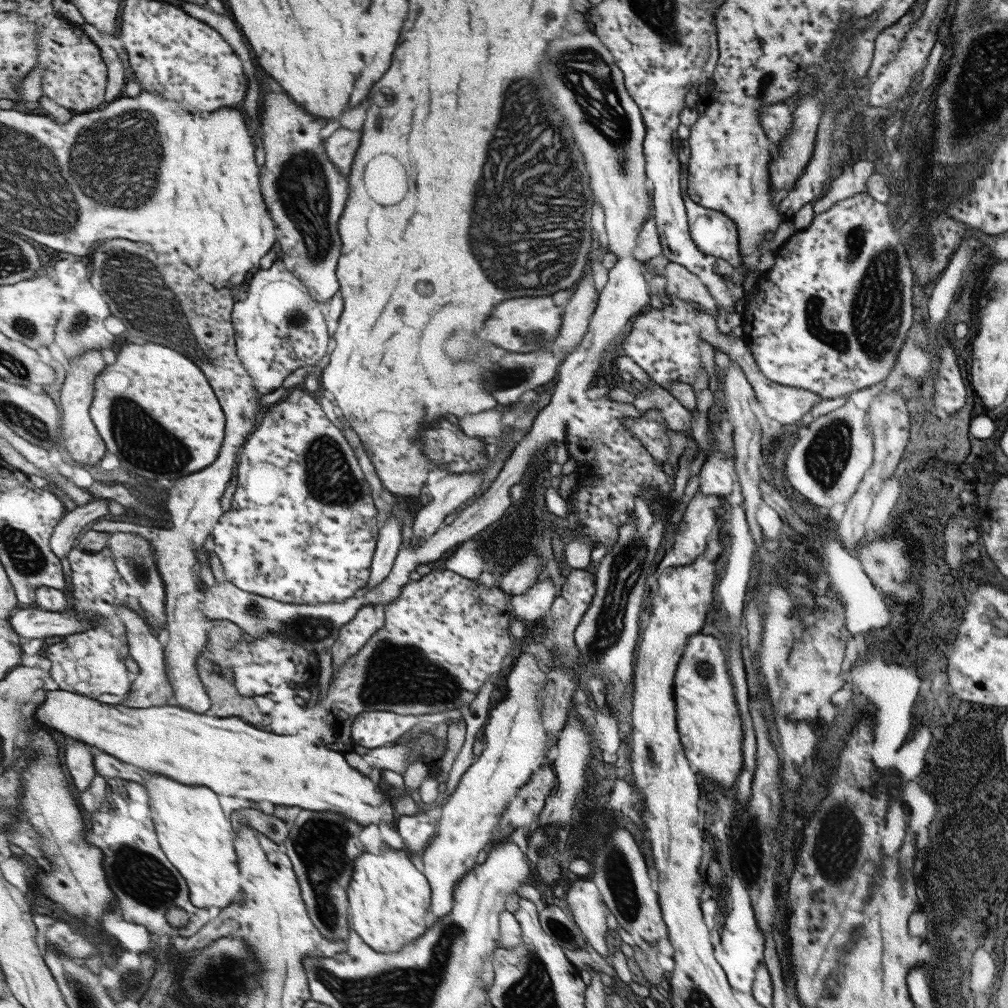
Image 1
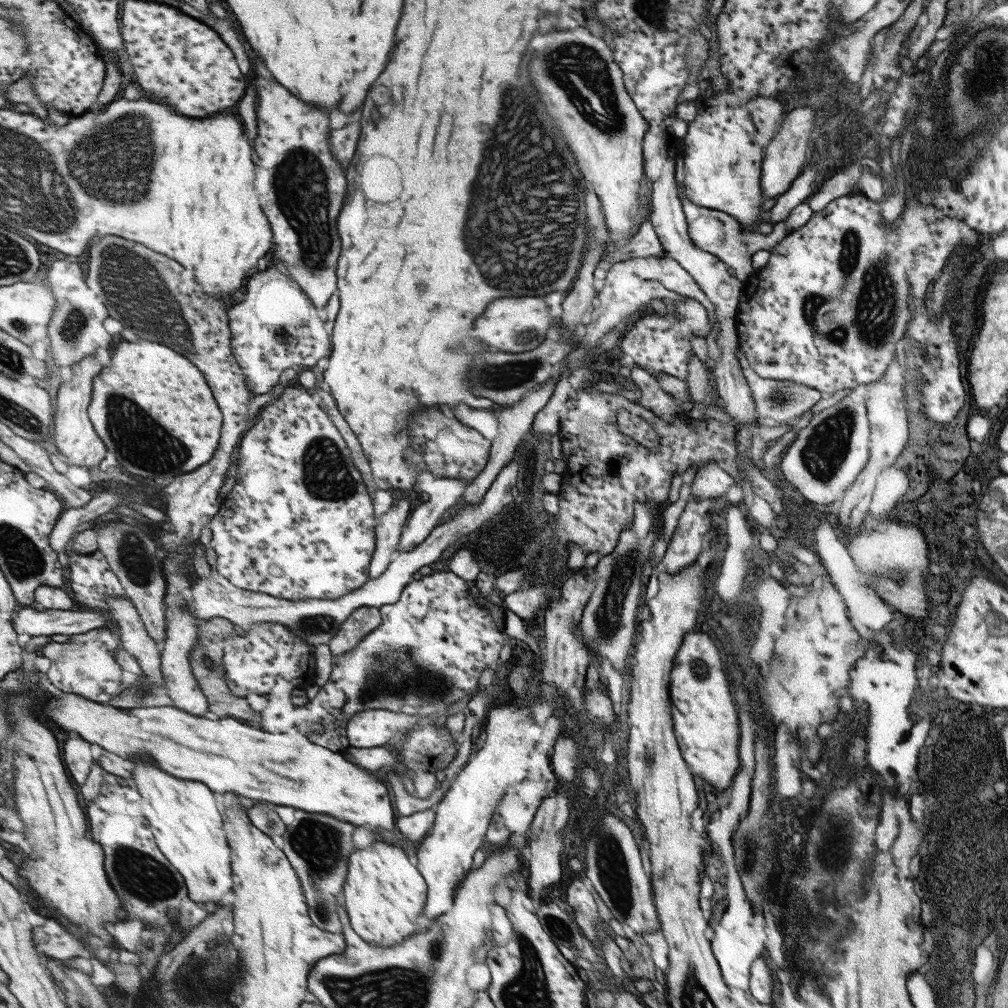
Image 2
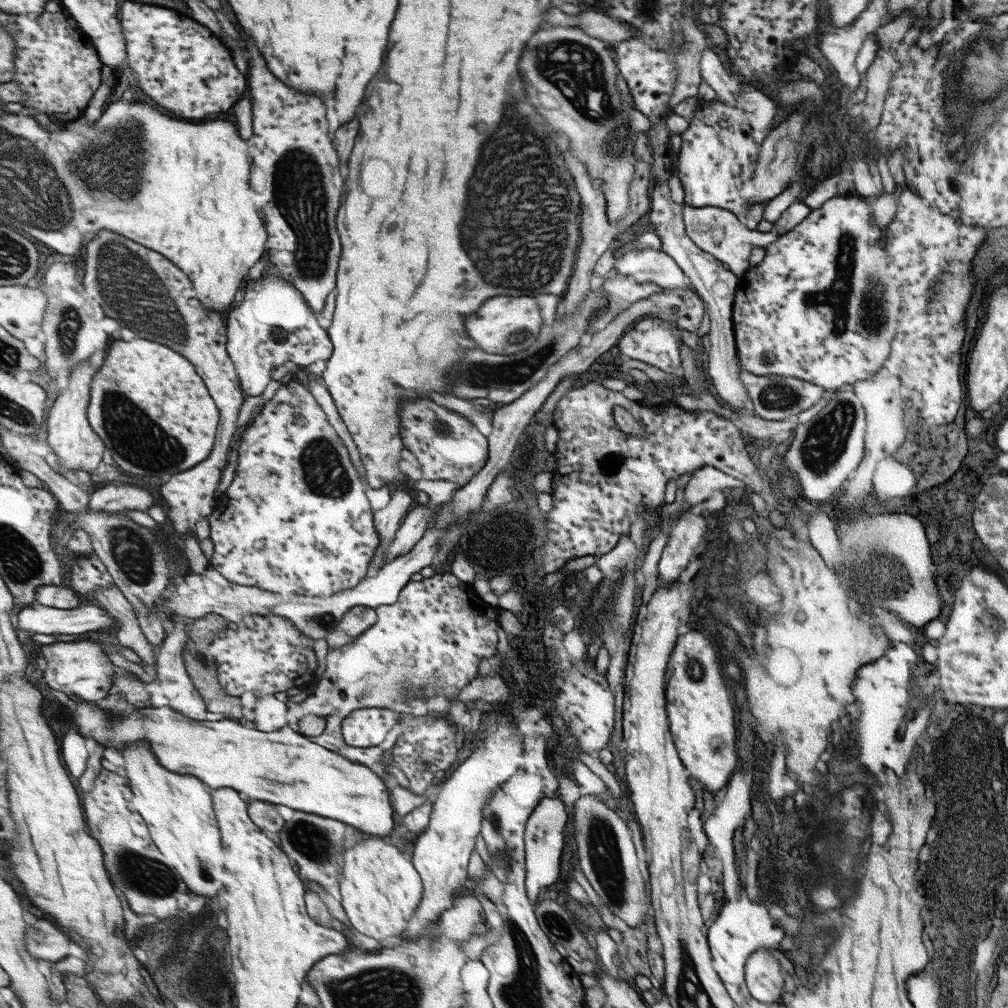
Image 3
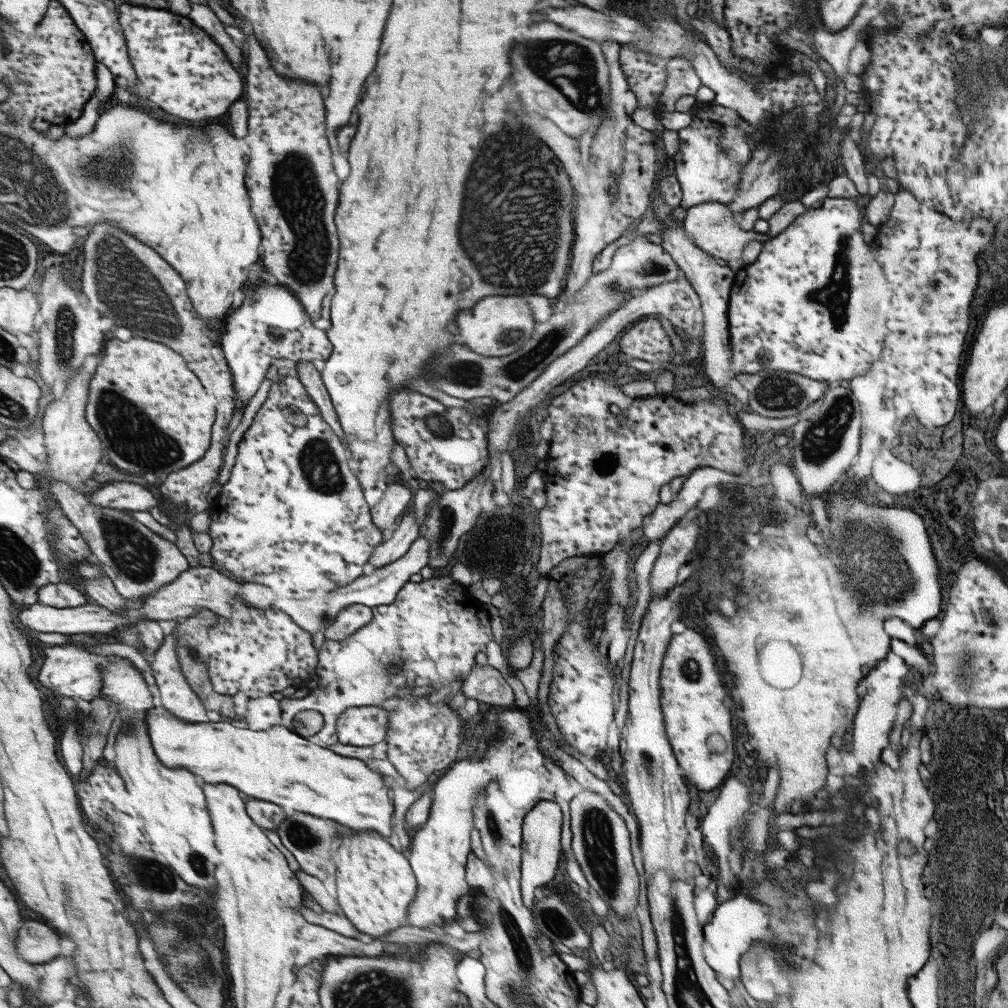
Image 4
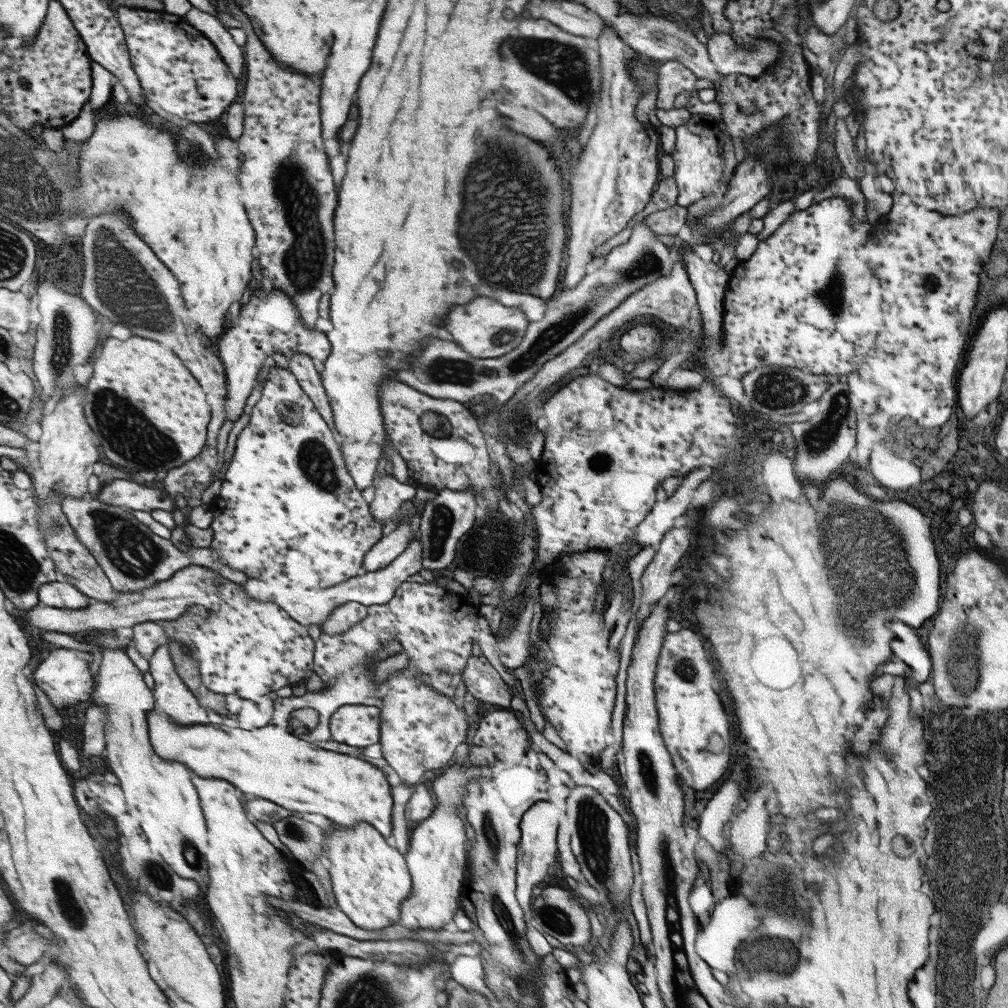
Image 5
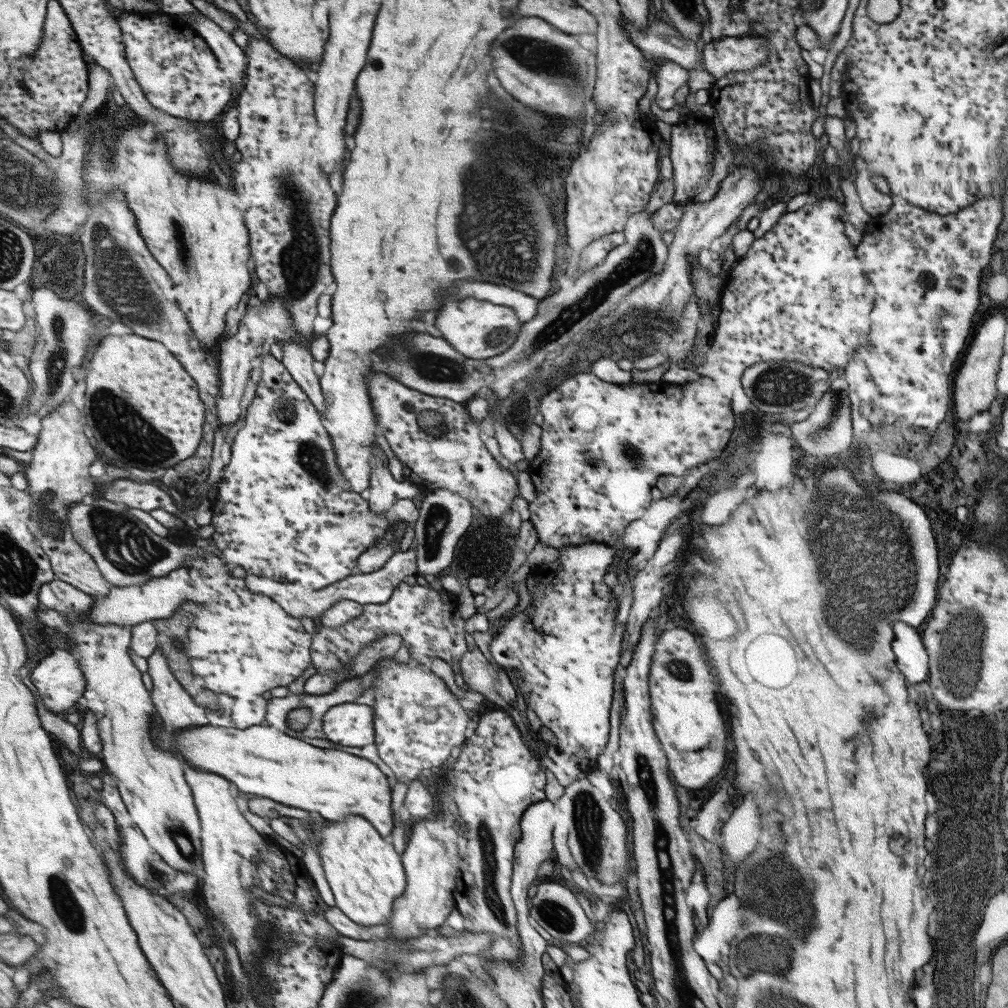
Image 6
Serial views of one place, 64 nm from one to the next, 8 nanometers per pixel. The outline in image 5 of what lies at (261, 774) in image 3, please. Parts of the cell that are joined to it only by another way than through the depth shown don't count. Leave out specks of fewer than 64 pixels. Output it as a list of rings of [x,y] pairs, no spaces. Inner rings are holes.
[[[157,708],[149,712],[148,723],[150,739],[157,755],[161,756],[161,759],[187,765],[198,776],[221,778],[241,788],[245,794],[273,800],[275,804],[287,810],[326,816],[340,826],[349,827],[356,822],[366,822],[381,836],[387,837],[392,834],[392,822],[389,822],[391,796],[383,770],[377,770],[371,764],[361,762],[359,758],[319,748],[317,744],[301,740],[300,736],[285,732],[283,728],[273,724],[263,726],[255,732],[243,728],[231,728],[225,724],[182,725]]]

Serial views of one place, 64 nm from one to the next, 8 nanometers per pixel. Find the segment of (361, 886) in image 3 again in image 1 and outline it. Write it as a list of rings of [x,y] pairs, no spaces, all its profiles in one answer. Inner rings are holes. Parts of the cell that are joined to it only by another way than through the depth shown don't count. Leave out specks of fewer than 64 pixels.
[[[386,846],[379,855],[362,852],[355,857],[357,876],[348,888],[353,932],[377,952],[397,952],[426,931],[423,916],[429,908],[429,886],[403,850]]]

